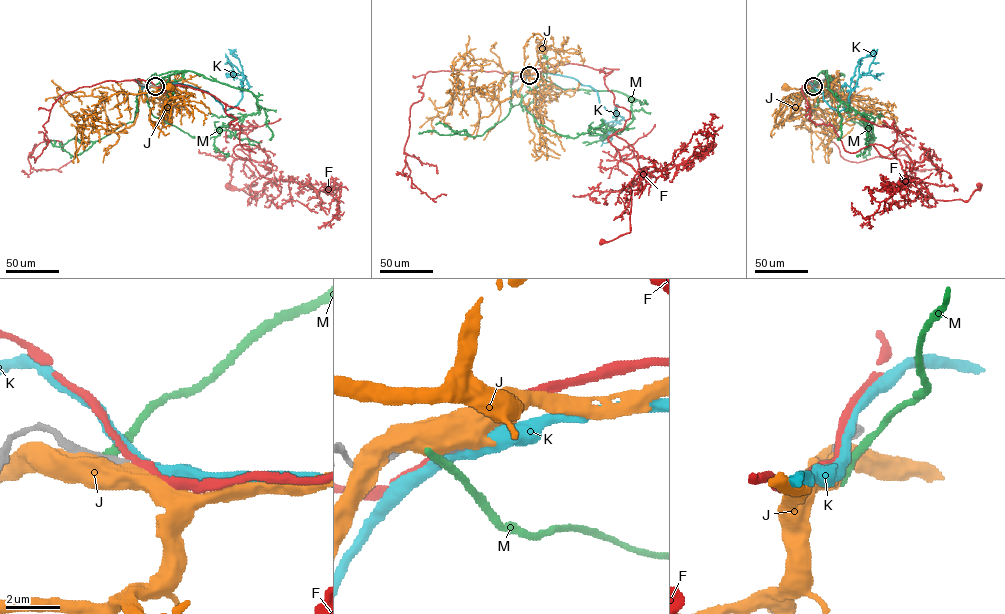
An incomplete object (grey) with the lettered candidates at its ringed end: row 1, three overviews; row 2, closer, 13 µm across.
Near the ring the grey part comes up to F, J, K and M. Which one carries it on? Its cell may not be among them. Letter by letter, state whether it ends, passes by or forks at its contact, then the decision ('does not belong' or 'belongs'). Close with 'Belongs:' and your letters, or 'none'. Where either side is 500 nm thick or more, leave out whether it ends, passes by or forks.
F: it passes by; does not belong
J: does not belong
K: it passes by; does not belong
M: it ends there; does not belong
Belongs: none

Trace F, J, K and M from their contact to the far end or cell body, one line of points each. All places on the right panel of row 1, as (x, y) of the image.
F: (813, 86), (801, 89), (809, 118), (829, 123), (845, 150), (872, 144), (936, 200), (968, 200), (980, 186)
J: (813, 86), (807, 92), (785, 87)
K: (813, 86), (840, 111), (848, 107), (860, 74), (876, 73)
M: (813, 86), (822, 71), (839, 82), (847, 113), (862, 121), (875, 138), (871, 138), (865, 130), (865, 142)

